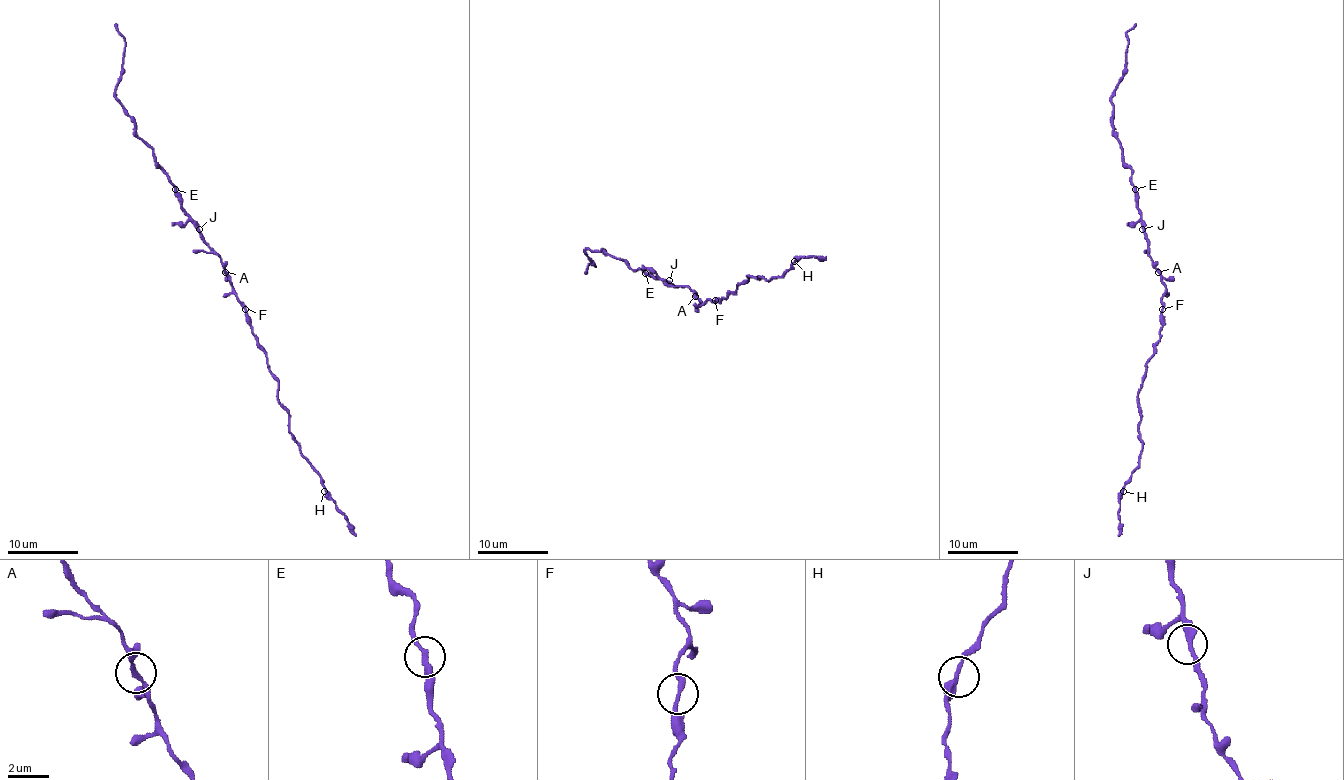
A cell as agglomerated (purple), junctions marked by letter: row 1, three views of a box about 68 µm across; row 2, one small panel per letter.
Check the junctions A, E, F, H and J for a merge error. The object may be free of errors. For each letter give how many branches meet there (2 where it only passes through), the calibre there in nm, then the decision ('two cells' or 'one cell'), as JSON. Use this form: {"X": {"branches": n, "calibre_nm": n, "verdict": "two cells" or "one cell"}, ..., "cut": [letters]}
{"A": {"branches": 2, "calibre_nm": 220, "verdict": "one cell"}, "E": {"branches": 2, "calibre_nm": 280, "verdict": "one cell"}, "F": {"branches": 2, "calibre_nm": 240, "verdict": "one cell"}, "H": {"branches": 2, "calibre_nm": 300, "verdict": "one cell"}, "J": {"branches": 2, "calibre_nm": 280, "verdict": "one cell"}, "cut": []}

